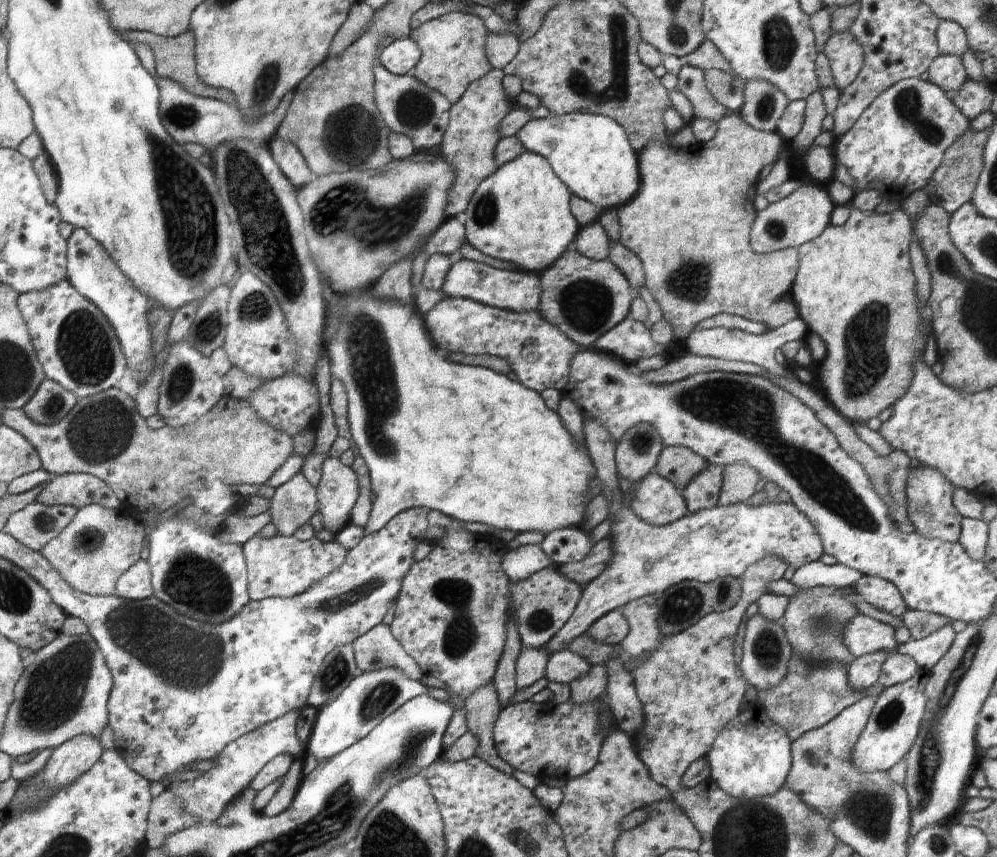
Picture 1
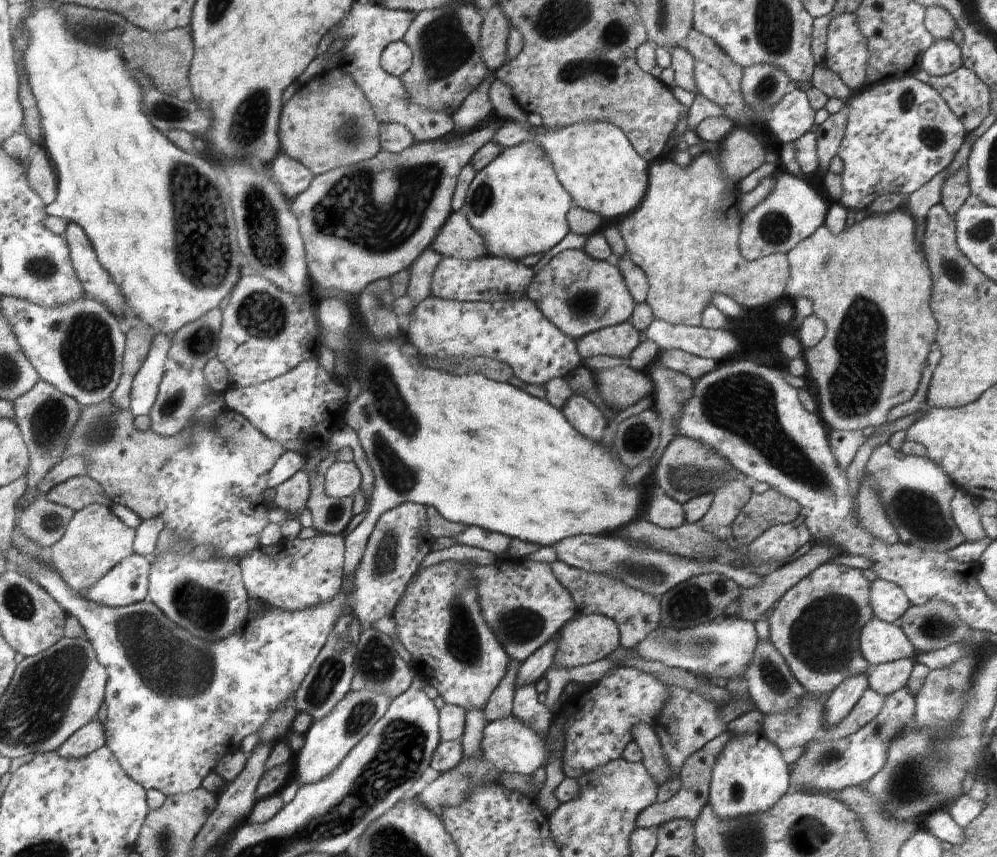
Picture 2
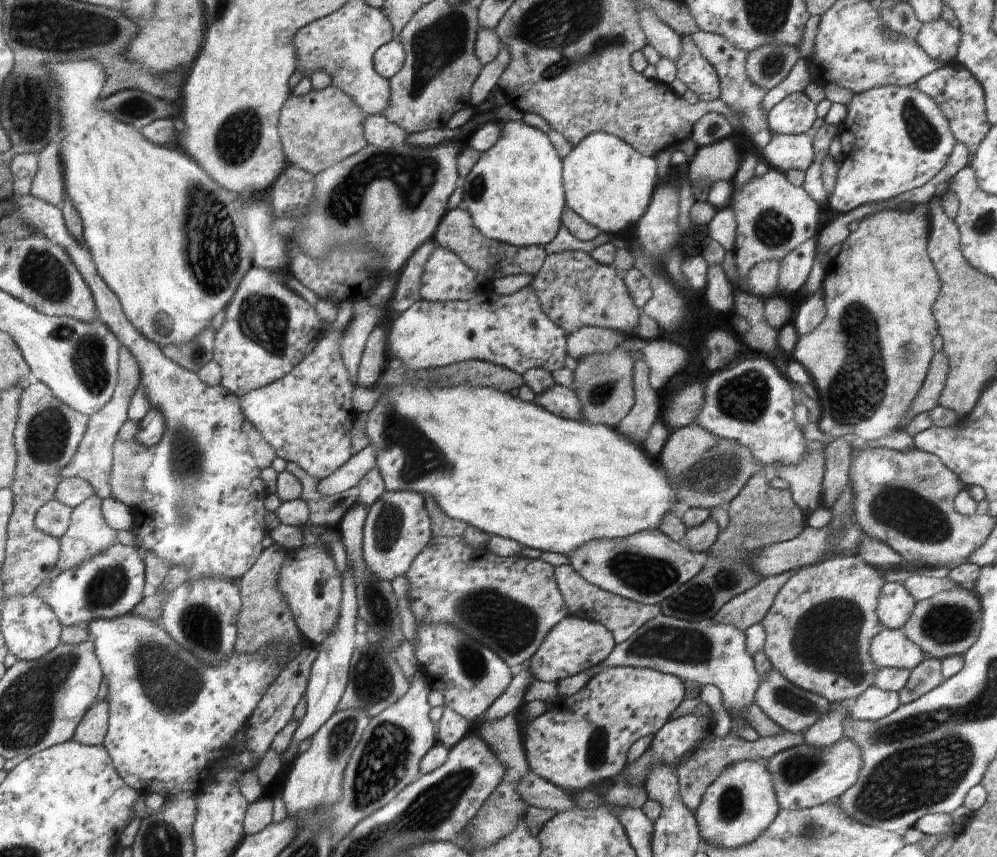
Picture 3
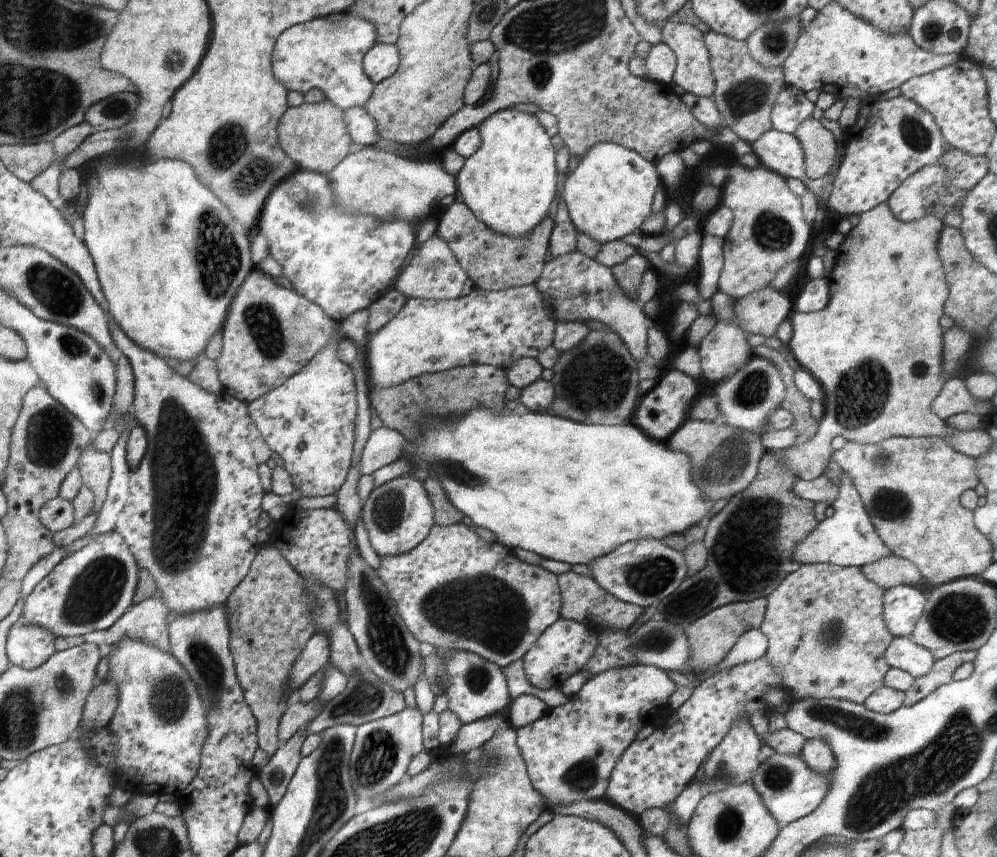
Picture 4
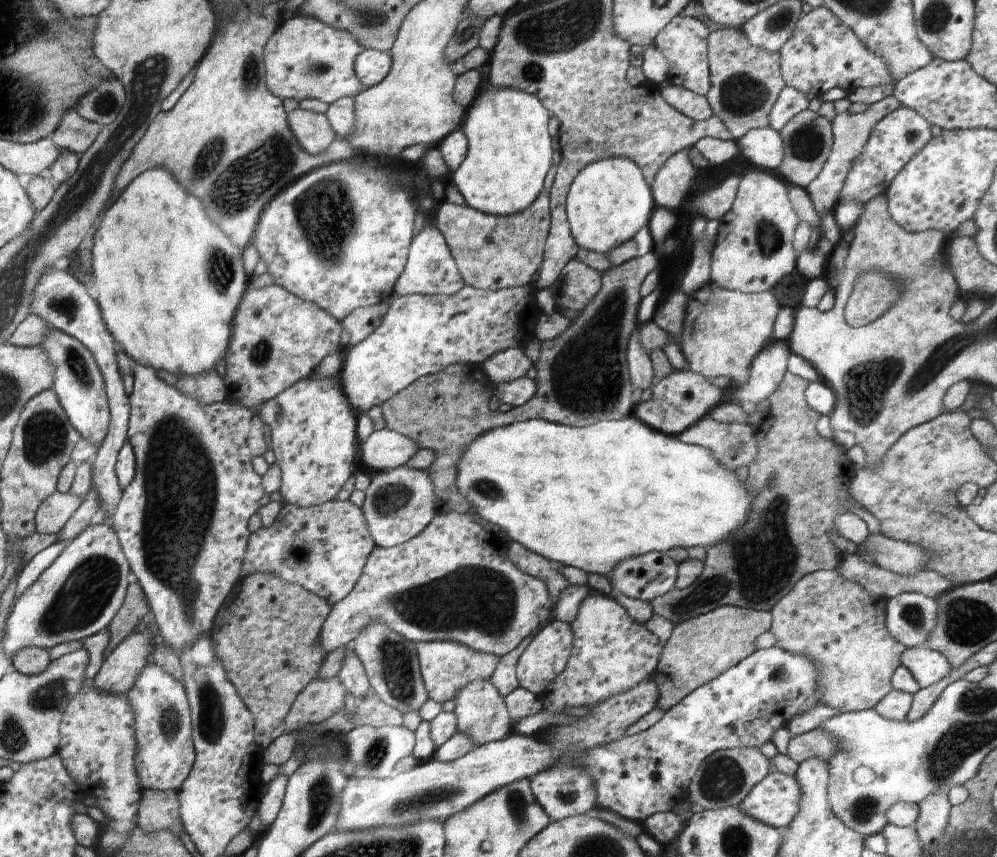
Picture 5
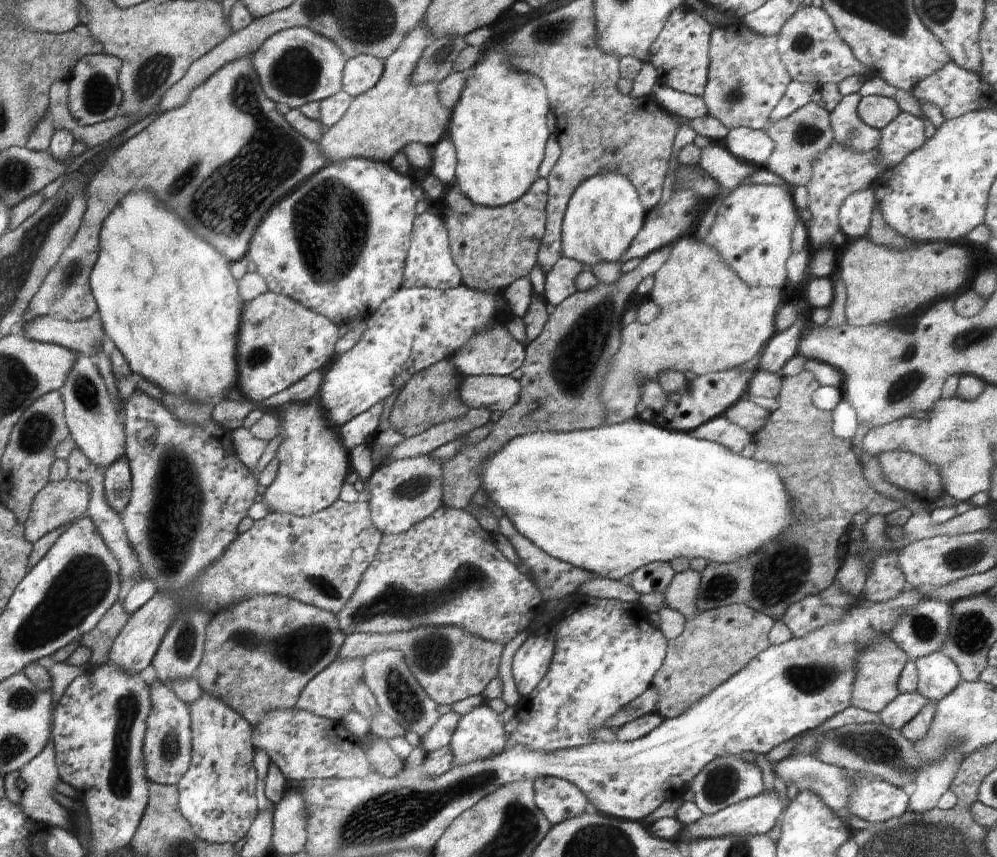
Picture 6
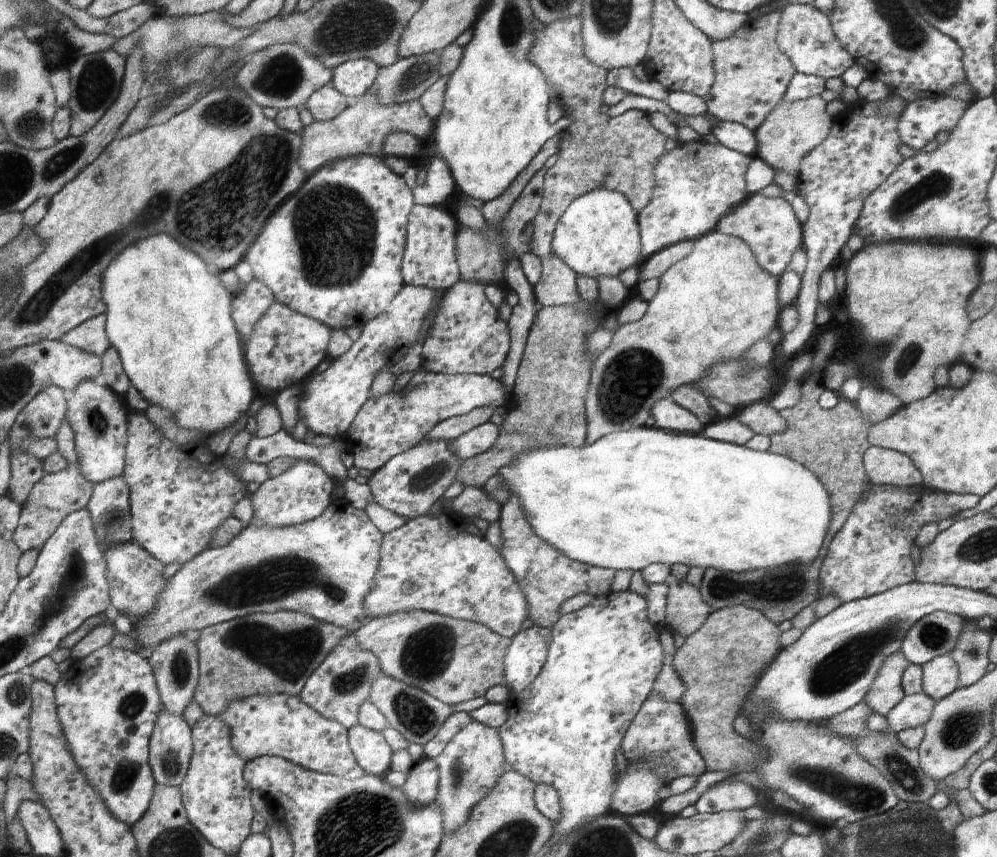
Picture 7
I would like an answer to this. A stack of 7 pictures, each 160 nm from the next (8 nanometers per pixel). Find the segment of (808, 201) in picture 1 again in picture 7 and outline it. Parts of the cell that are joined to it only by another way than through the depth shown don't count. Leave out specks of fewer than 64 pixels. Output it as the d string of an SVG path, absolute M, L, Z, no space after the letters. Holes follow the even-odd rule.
M750 194L732 212L722 216L716 230L718 233L734 236L746 242L754 253L754 260L758 261L758 266L779 279L788 270L794 252L802 244L802 226L792 206L780 196L767 197Z

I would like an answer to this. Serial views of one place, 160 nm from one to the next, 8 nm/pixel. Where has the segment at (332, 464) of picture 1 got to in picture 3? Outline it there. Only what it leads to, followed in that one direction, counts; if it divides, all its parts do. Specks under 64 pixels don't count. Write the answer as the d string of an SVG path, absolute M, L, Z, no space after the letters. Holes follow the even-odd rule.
M362 442L362 446L353 459L343 468L338 468L333 475L318 482L318 492L324 496L336 495L356 487L360 480L368 473L368 470L376 467L374 458L374 446Z

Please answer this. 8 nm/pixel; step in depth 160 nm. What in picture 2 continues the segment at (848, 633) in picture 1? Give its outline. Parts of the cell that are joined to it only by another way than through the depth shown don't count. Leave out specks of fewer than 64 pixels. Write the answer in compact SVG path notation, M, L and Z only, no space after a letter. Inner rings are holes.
M872 618L860 636L861 652L872 665L898 659L914 659L917 652L900 625Z

